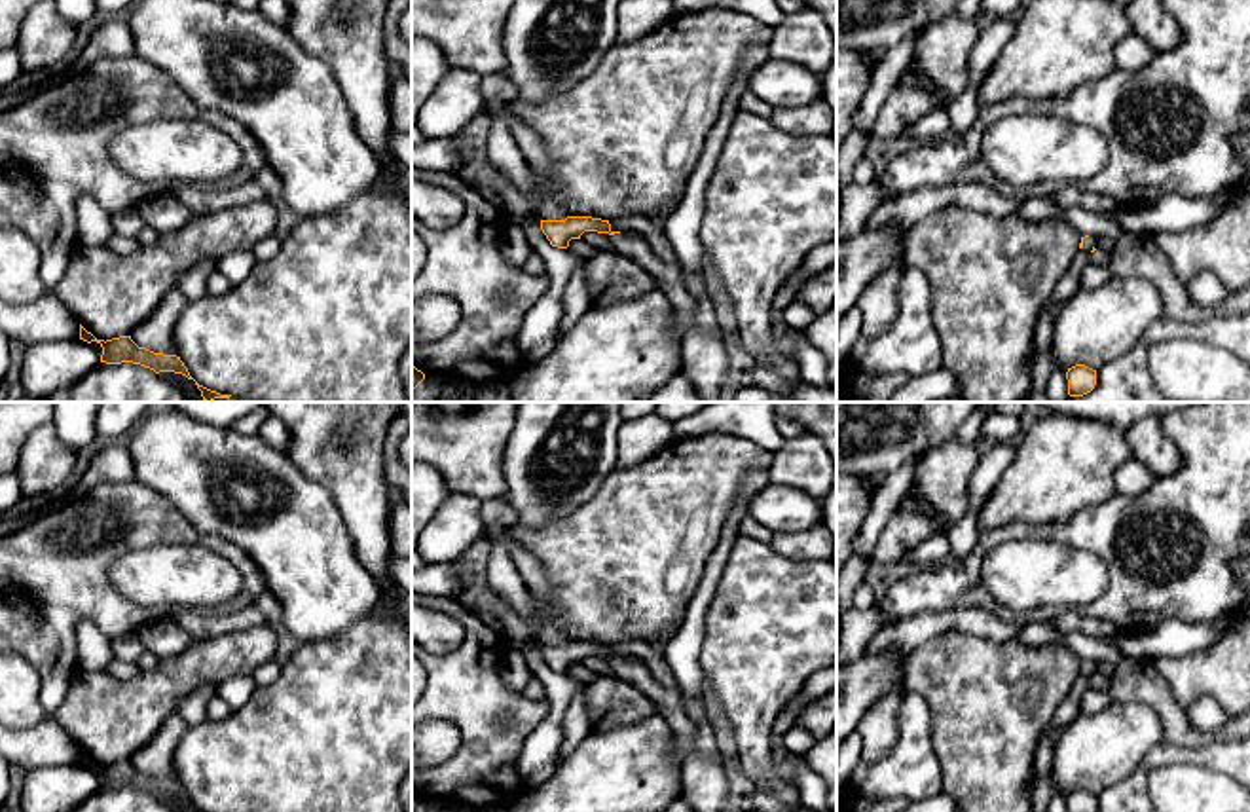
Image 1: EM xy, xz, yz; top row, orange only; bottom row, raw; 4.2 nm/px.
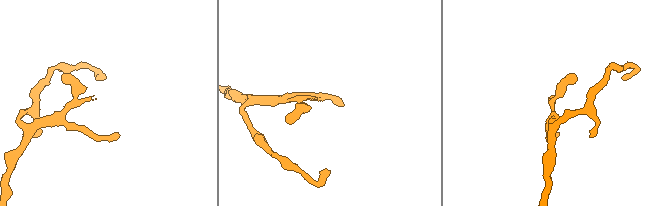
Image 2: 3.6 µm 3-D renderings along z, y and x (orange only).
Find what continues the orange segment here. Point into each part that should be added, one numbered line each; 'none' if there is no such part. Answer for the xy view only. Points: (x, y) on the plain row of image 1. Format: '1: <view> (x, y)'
none

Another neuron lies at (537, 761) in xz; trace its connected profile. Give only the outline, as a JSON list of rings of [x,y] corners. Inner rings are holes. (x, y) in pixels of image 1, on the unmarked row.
[[[525,643],[516,651],[524,656],[531,677],[542,683],[550,706],[548,717],[524,738],[516,763],[522,785],[529,791],[550,780],[556,772],[563,742],[561,719],[580,683],[567,674],[552,672],[541,655],[539,643]]]

